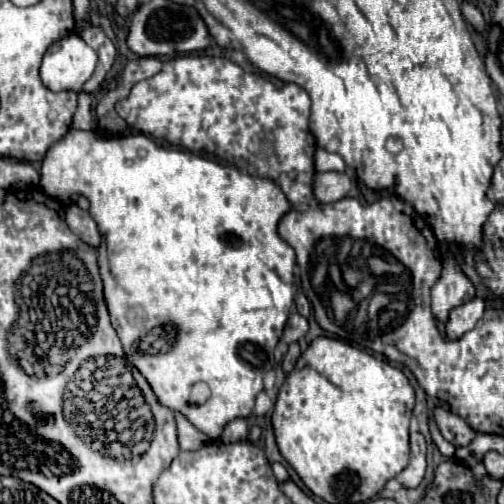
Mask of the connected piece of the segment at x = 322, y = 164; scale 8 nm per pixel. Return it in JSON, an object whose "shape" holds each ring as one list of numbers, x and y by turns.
{"shape":[[317,148,315,168,317,168,317,172,327,172,327,170,341,172,343,170,343,160,337,154,331,154,331,152,325,152,323,148]]}

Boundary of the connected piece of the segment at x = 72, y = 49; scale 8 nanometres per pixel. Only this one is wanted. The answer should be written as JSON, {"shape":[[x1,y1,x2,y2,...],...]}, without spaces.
{"shape":[[77,34,53,42,41,62,41,82,51,92,79,92,91,78,97,64,97,54]]}

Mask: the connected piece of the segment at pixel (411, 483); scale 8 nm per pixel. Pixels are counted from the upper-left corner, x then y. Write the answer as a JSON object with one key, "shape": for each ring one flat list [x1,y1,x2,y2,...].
{"shape":[[411,432,411,460,409,466,397,474,397,480,405,486,405,488,415,488,421,484,423,476,425,476,425,438,421,432]]}

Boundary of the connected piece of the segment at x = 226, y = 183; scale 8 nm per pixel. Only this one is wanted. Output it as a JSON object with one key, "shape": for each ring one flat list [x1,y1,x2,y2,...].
{"shape":[[71,128,51,150,47,152,41,166,41,190,63,202,69,200,71,194,83,194,89,202,89,214,99,226,101,238,105,240,107,255,99,255,98,266,103,280,103,293,111,324,123,344,127,360,143,374,143,378,153,388,161,406,181,412,197,430,207,434,209,438,219,438,221,430,227,422,235,418,247,418,253,412,255,396,263,390,263,376,275,368,273,350,281,338,283,326,293,308,293,266,295,252,289,244,285,244,277,234,277,224,285,212,289,212,289,202,281,188,267,180,239,172,233,166,221,166,213,160,195,156,187,150,169,150,157,146,145,134,129,134,127,138,101,138,95,132,75,130]]}

